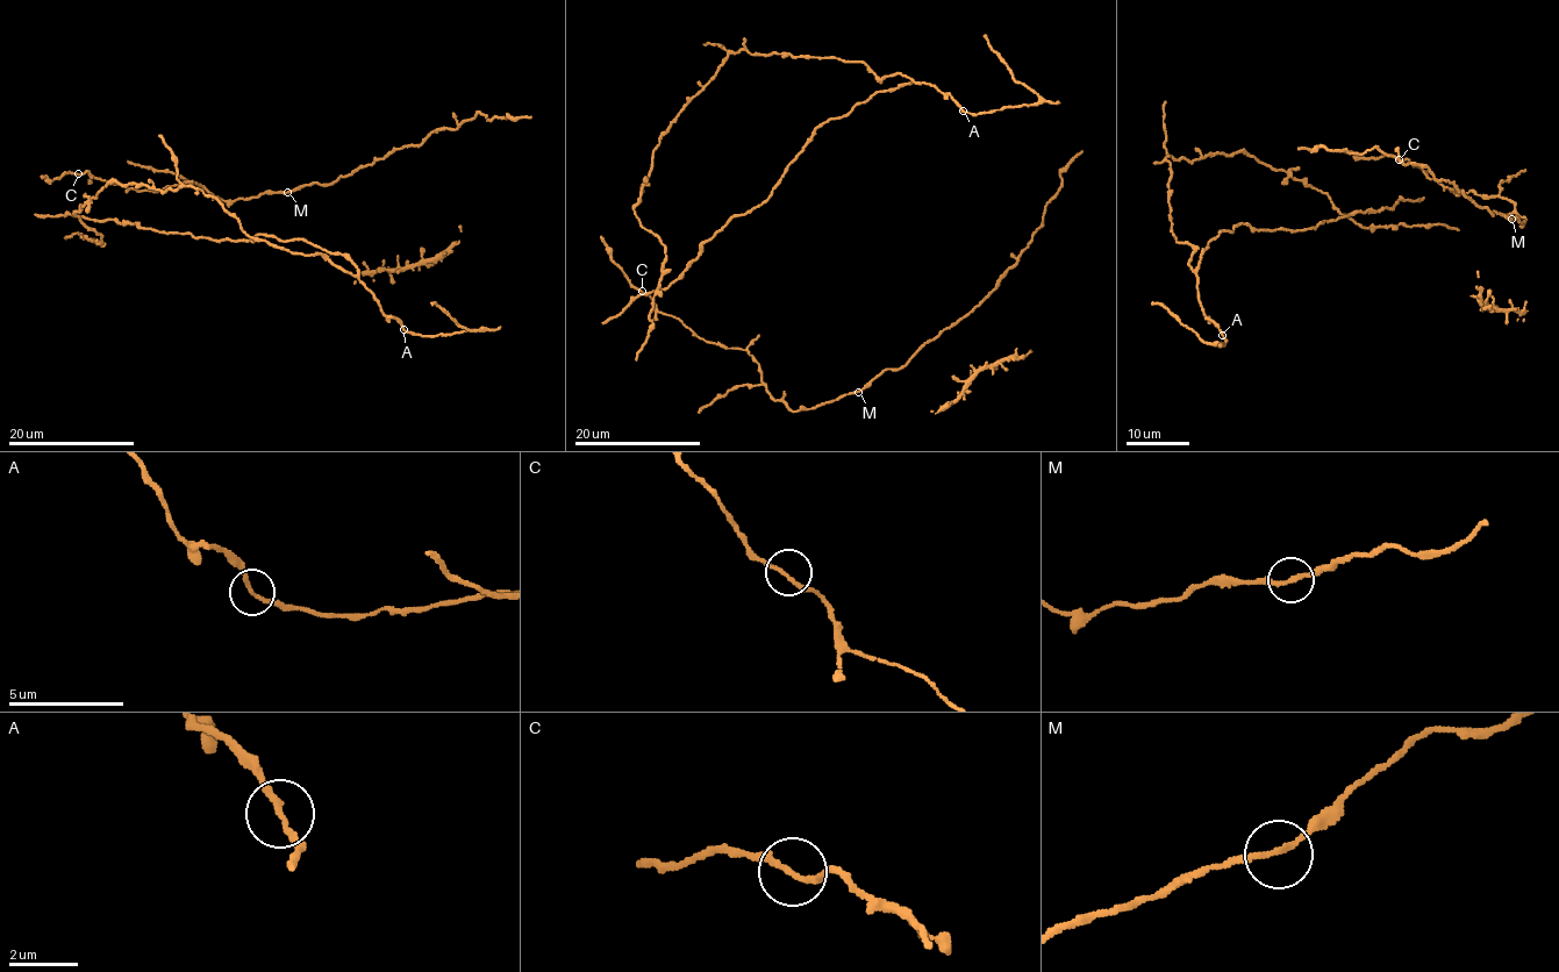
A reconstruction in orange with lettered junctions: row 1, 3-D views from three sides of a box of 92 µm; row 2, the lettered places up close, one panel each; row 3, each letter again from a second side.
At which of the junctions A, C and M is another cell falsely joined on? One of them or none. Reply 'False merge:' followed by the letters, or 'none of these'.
False merge: none of these

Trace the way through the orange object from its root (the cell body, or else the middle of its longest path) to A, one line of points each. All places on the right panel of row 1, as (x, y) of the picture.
A: (1323, 223), (1291, 231), (1256, 230), (1242, 223), (1209, 241), (1196, 270), (1198, 300), (1222, 335)

